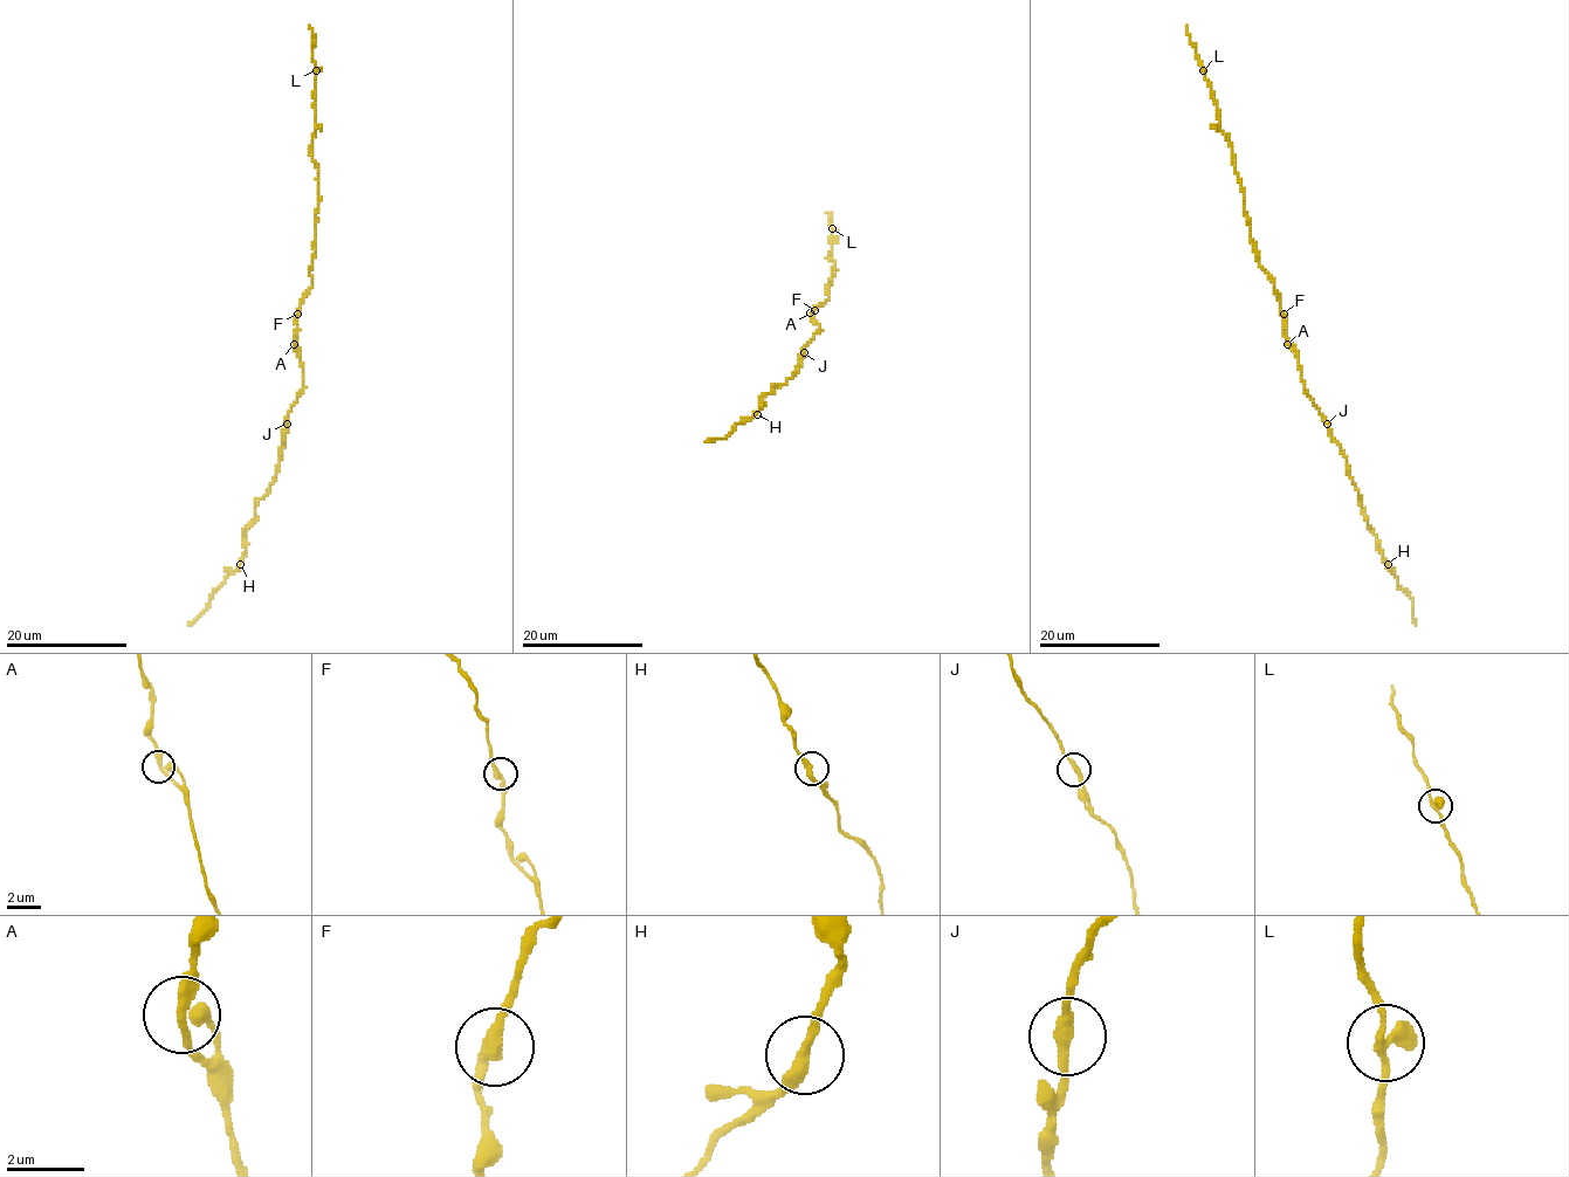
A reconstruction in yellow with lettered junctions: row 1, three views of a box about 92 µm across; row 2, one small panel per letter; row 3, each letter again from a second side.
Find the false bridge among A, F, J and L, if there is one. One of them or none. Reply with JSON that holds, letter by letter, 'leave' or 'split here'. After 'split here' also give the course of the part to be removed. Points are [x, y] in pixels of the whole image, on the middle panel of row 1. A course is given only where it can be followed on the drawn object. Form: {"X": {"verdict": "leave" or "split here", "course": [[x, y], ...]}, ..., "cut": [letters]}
{"A": {"verdict": "leave"}, "F": {"verdict": "leave"}, "J": {"verdict": "leave"}, "L": {"verdict": "leave"}, "cut": []}

